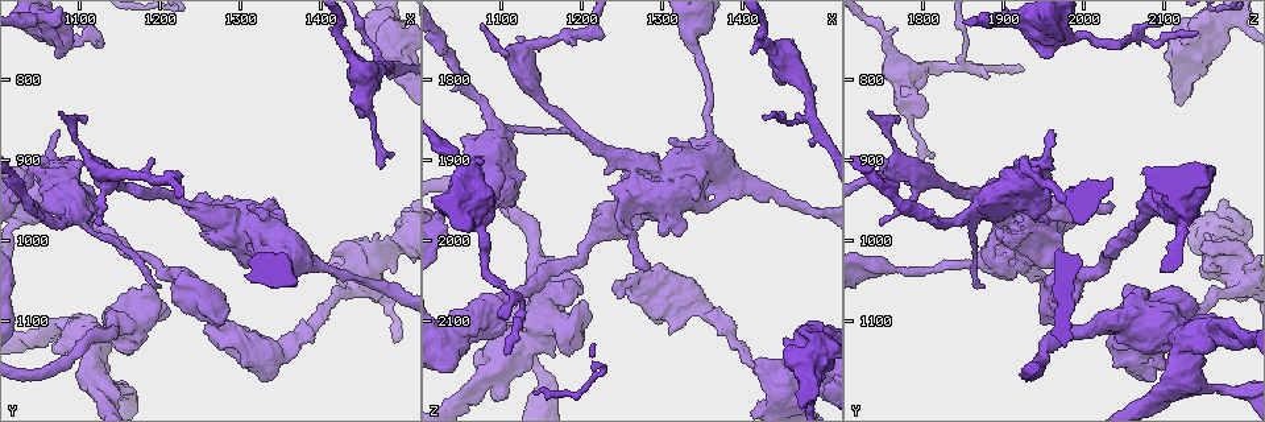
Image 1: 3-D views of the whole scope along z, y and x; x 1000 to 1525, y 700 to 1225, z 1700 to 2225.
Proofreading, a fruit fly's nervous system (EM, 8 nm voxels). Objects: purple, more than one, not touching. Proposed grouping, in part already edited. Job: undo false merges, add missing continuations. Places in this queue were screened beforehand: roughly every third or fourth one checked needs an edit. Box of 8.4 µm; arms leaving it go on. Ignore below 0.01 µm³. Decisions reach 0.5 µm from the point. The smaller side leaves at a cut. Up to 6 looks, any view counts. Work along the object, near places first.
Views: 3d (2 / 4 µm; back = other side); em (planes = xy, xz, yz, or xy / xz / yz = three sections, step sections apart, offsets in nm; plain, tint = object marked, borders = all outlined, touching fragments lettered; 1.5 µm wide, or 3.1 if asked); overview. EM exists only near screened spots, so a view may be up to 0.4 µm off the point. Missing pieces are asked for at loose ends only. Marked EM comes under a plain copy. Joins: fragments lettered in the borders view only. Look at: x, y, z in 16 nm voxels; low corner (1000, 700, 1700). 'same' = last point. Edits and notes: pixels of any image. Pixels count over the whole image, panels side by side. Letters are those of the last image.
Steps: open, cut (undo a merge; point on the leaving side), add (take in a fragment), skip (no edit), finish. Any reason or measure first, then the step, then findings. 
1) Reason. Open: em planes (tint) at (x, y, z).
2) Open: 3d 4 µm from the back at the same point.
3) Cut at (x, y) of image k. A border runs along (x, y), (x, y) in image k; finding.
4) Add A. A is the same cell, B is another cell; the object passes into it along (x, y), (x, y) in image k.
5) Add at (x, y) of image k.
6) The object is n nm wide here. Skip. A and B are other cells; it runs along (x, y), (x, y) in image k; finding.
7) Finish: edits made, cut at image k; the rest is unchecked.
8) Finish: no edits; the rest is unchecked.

Narrows sharply. Open: em xy step 4 (borders) at (1450, 745, 1850).

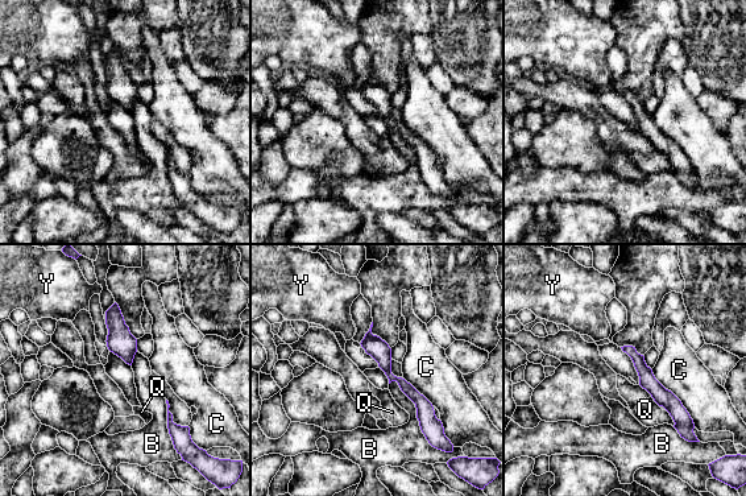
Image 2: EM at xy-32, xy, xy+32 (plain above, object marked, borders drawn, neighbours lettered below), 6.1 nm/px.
Skip. B, C, Q and Y are other cells; a border runs along (392, 380), (414, 404), (432, 446) in image 2; all the same cell.

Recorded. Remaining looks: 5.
An open end. Open: em yz step 4 (borders) at (1490, 895, 1810).

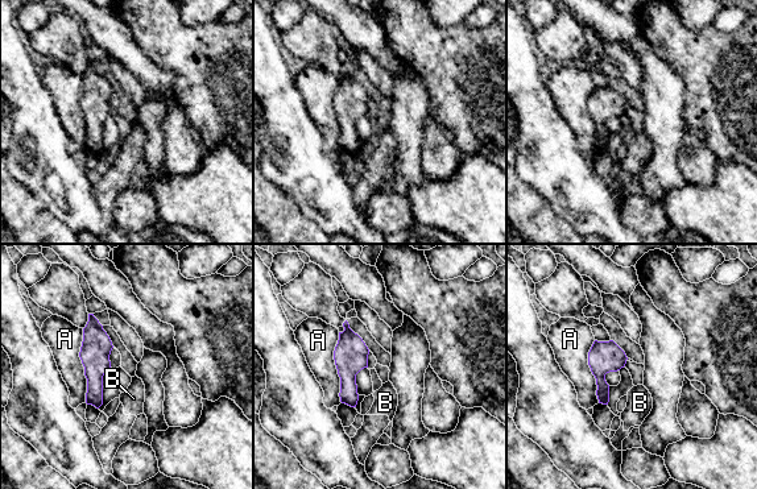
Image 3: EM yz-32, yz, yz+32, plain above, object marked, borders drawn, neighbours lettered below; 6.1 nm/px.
Open: em planes (borders) at the same point.

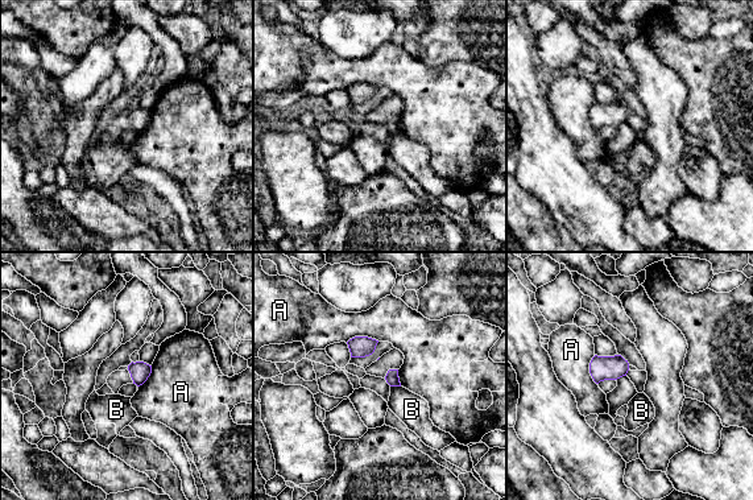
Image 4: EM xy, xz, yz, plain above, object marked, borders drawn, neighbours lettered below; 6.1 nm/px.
The longest contact is with A, 200 nm. Skip. A and B are other cells; none of them fits.

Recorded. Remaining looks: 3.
Thick turns thin. Open: 3d 4 µm at (1360, 1025, 1865).

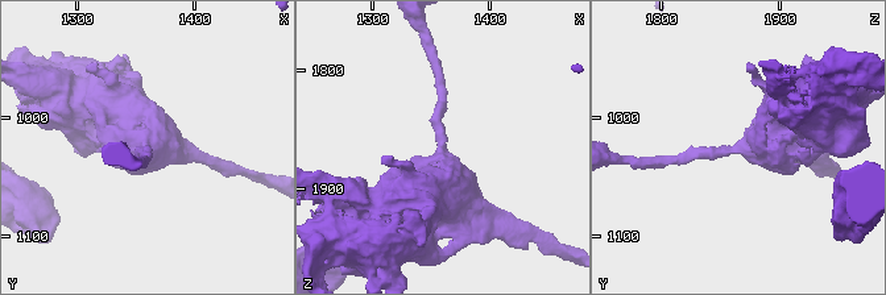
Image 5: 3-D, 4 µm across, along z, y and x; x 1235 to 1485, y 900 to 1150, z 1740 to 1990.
Shape alone is not enough. Open: em yz step 8 (tint) at (1358, 1024, 1868).

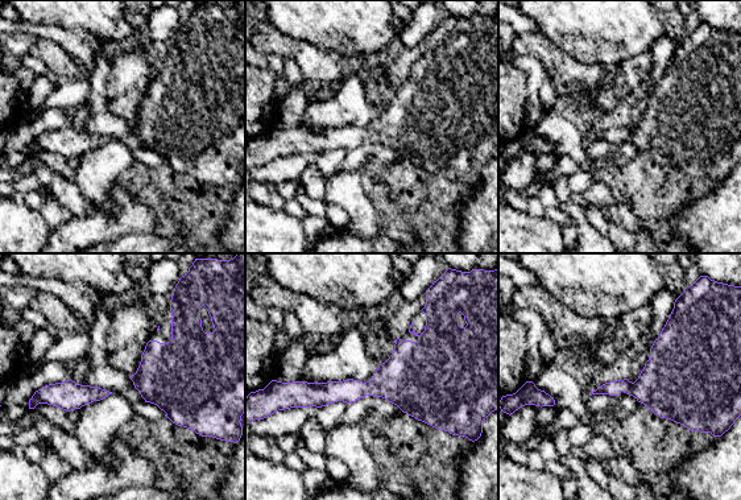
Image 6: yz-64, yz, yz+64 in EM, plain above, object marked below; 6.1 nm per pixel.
Open: em planes (borders) at the same point.

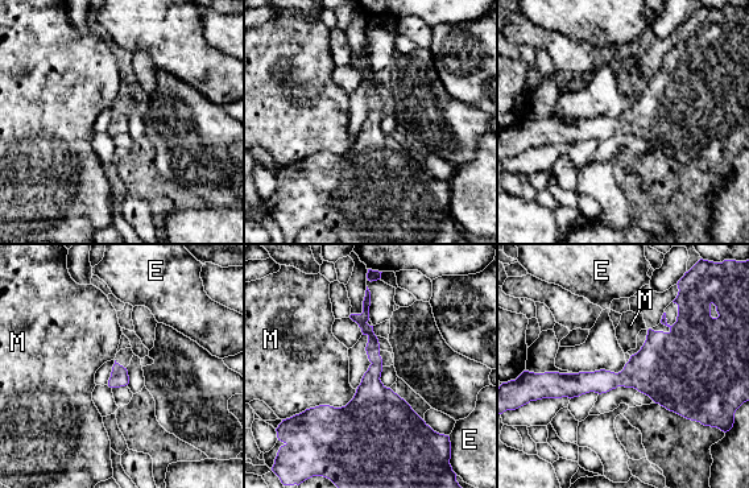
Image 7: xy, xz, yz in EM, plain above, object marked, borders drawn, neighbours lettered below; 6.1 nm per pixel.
Skip. E and M are other cells; continuous, no second cell.

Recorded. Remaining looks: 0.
Finish: no edits; the rest is unchecked.

